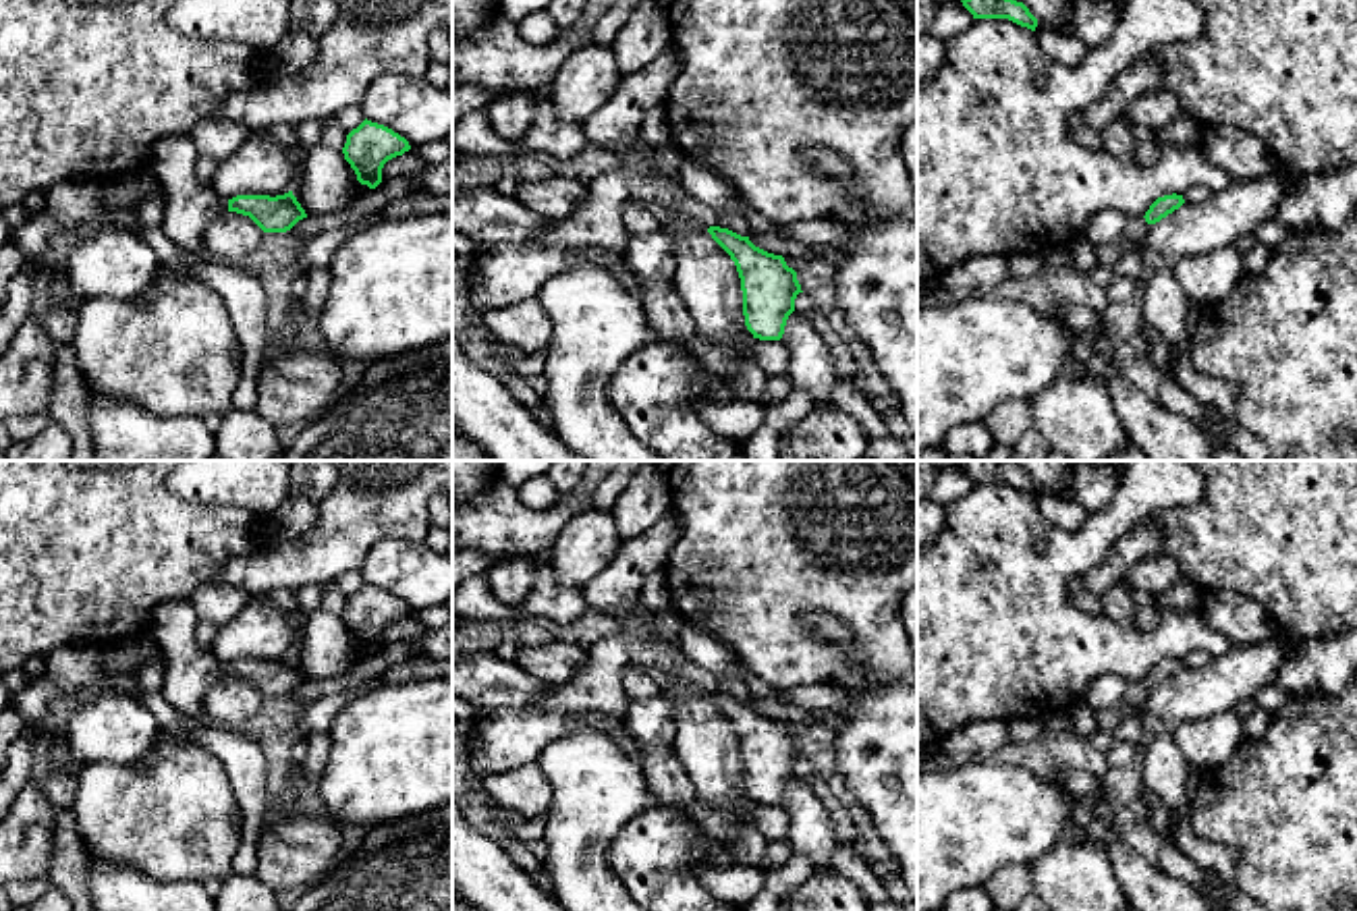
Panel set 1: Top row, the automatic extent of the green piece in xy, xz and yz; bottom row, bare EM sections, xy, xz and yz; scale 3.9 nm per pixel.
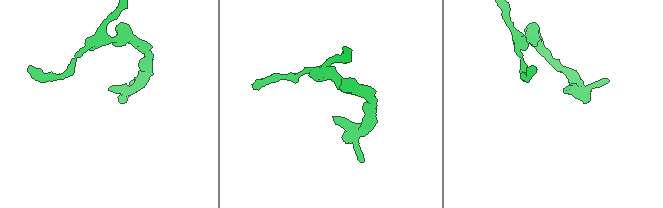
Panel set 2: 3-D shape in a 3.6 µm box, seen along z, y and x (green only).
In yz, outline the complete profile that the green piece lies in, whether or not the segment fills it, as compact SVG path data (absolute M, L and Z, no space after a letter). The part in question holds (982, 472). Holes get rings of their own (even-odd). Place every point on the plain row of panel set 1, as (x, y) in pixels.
M967 461L961 467L973 484L1008 484L1031 496L1037 492L1037 484L1029 477L1029 473L1008 461Z

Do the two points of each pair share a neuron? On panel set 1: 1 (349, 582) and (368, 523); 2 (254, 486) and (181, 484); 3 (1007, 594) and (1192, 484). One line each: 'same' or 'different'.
1: different
2: same
3: same

